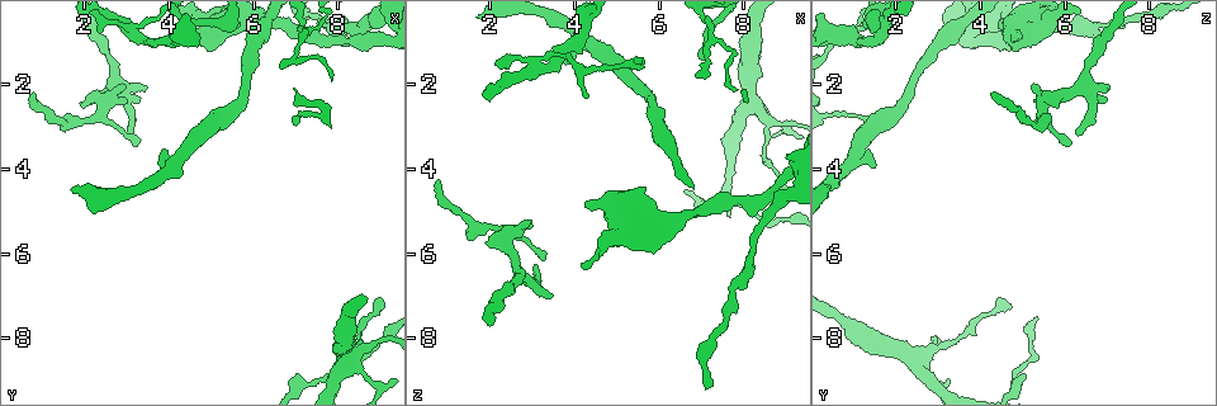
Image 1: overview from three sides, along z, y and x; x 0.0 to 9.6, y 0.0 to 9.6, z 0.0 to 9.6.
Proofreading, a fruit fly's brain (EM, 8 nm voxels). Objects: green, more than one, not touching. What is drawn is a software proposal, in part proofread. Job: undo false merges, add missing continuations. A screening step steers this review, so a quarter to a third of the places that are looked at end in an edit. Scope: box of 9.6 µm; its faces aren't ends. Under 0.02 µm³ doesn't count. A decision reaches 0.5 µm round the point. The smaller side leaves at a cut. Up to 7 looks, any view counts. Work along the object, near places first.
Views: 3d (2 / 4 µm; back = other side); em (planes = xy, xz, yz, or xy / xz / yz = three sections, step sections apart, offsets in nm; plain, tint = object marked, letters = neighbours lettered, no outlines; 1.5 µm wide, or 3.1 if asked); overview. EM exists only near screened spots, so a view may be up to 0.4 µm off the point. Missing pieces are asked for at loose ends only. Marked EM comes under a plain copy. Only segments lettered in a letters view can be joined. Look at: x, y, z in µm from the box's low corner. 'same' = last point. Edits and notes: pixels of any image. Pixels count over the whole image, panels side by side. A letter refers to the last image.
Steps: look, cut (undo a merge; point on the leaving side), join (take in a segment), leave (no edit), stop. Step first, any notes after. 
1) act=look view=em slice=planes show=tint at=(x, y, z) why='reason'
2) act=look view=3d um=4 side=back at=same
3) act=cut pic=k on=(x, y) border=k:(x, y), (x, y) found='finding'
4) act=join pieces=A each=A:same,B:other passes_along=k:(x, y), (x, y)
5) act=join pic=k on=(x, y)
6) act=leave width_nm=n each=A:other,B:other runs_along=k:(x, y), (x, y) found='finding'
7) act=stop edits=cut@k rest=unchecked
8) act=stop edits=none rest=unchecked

act=look view=em slice=planes show=letters at=(8.95, 7.30, 4.75) why='free end'

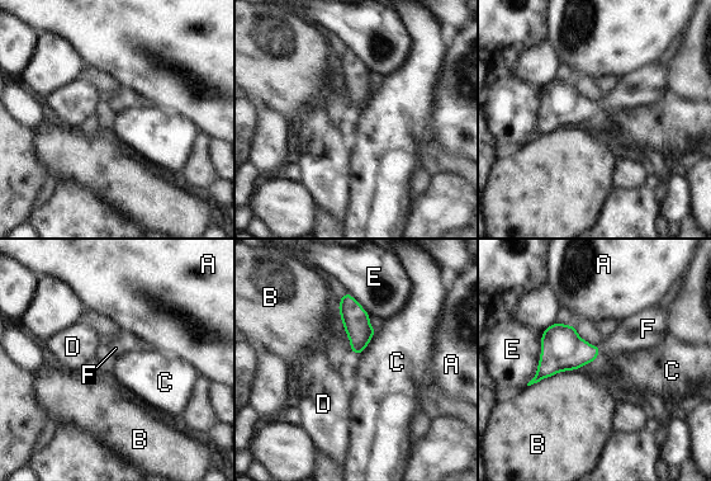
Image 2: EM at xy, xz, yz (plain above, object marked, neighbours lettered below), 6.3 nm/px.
act=join pieces=F each=A:other,B:other,C:other,D:other,E:other,F:same passes_along=2:(562, 348), (600, 349), (635, 333) found='it goes on there'

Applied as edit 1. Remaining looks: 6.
act=look view=em slice=xy step=8 show=tint at=(3.15, 0.75, 1.60)

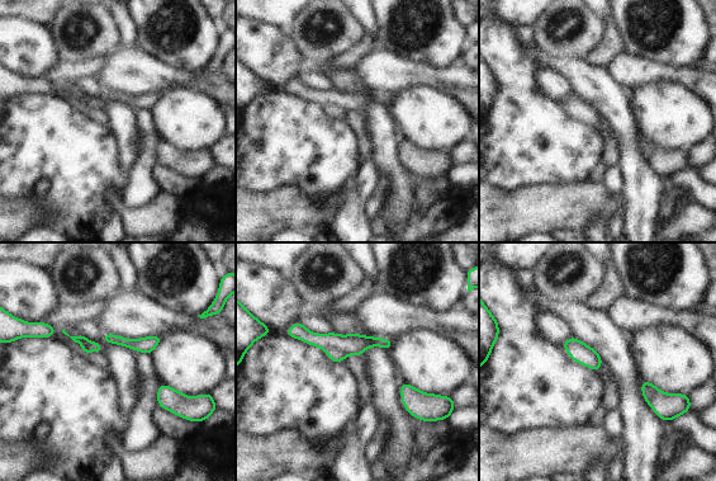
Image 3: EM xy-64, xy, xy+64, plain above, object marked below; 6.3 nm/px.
act=look view=em slice=xz step=4 show=letters at=same why='cut it another way'

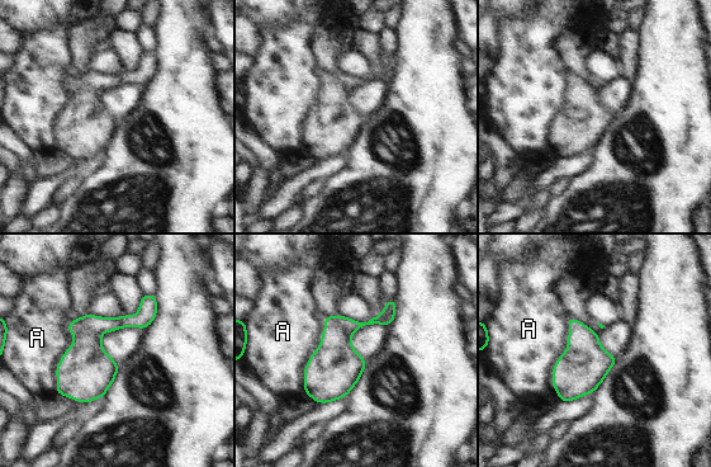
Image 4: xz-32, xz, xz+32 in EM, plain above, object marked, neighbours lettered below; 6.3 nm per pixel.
act=cut pic=4 on=(88, 322) width_nm=180 each=A:other border=4:(100, 333), (83, 331), (75, 338) found='two cells meet here'

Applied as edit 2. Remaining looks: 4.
act=look view=em slice=planes show=letters at=(4.30, 0.80, 4.80) why='stops while still wide'

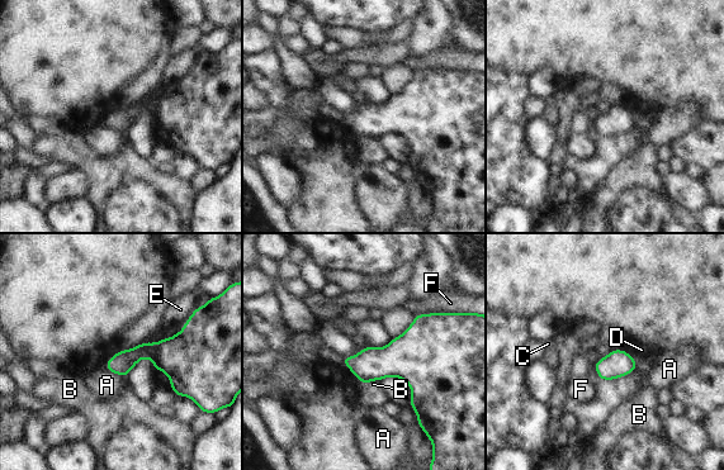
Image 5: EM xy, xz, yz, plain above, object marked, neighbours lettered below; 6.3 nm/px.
act=leave each=A:other,B:other,C:other,D:other,E:other,F:other border=5:(638, 365), (625, 375), (600, 380) found='none of them fits'

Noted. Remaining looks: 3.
act=stop edits=join@2,cut@4 rest=unchecked

